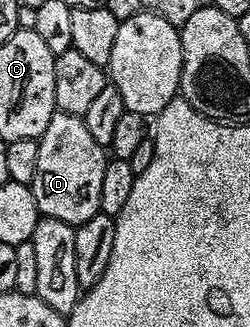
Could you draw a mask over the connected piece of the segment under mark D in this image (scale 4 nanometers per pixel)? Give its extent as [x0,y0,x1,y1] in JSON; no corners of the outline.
[32,111,108,225]

